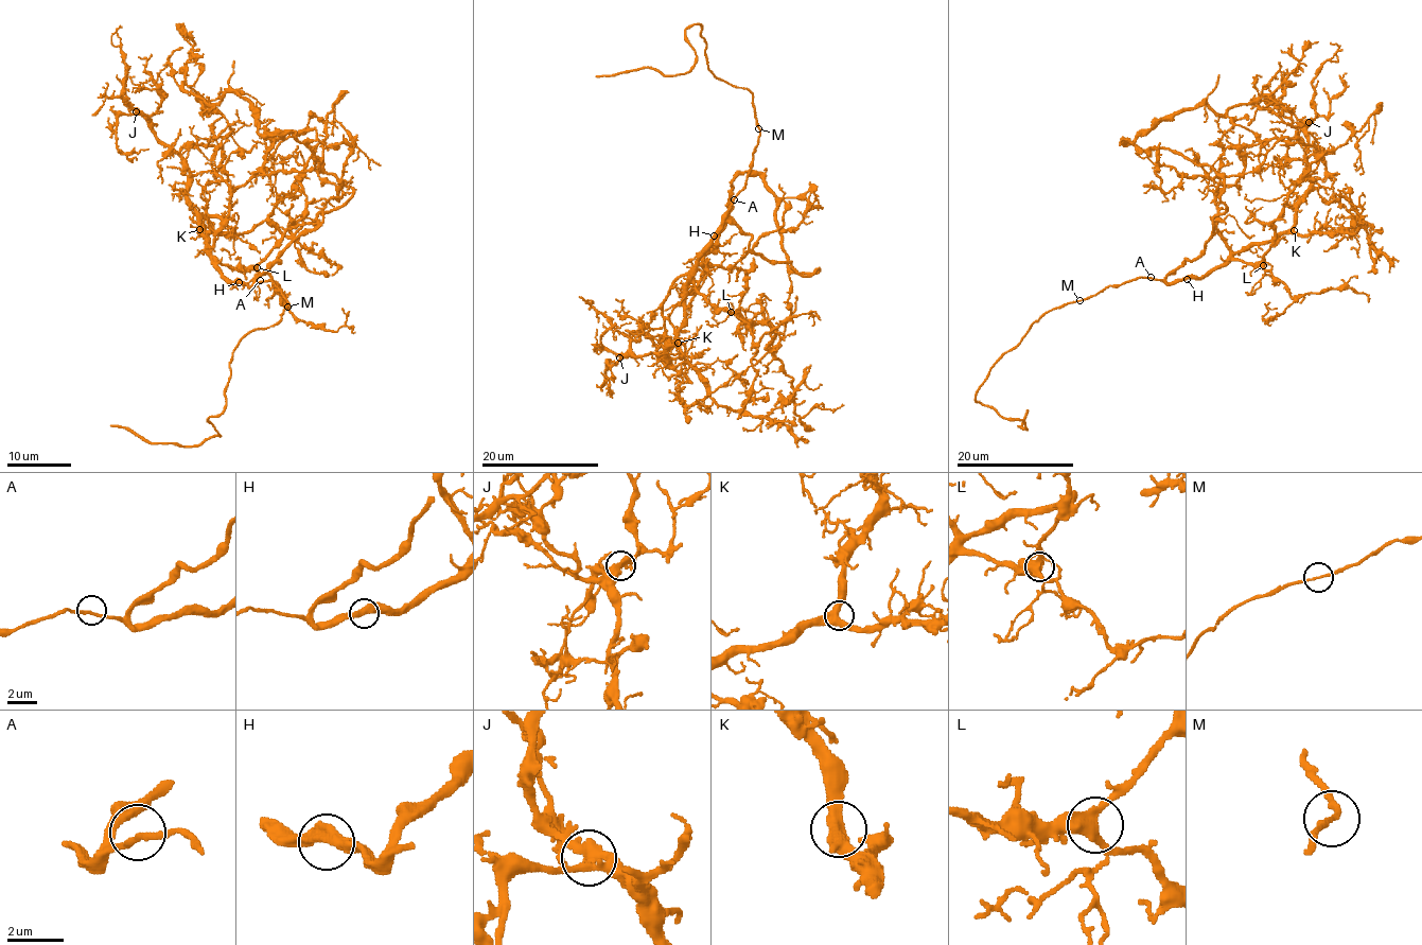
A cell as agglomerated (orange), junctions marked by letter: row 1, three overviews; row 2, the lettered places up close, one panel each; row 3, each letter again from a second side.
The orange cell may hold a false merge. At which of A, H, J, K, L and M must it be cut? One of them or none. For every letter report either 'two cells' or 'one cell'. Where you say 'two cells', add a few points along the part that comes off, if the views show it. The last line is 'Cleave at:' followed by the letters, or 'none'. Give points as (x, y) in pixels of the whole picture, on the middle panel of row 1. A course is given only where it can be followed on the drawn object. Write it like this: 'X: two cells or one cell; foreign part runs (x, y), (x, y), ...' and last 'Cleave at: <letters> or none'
A: one cell
H: one cell
J: one cell
K: one cell
L: one cell
M: one cell
Cleave at: none

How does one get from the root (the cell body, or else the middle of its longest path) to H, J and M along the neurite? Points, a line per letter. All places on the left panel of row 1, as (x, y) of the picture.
H: (260, 282), (249, 286), (238, 282)
J: (260, 282), (249, 286), (231, 282), (218, 270), (208, 255), (196, 210), (187, 197), (187, 164), (136, 111)
M: (260, 282), (269, 280), (281, 290), (287, 305)

